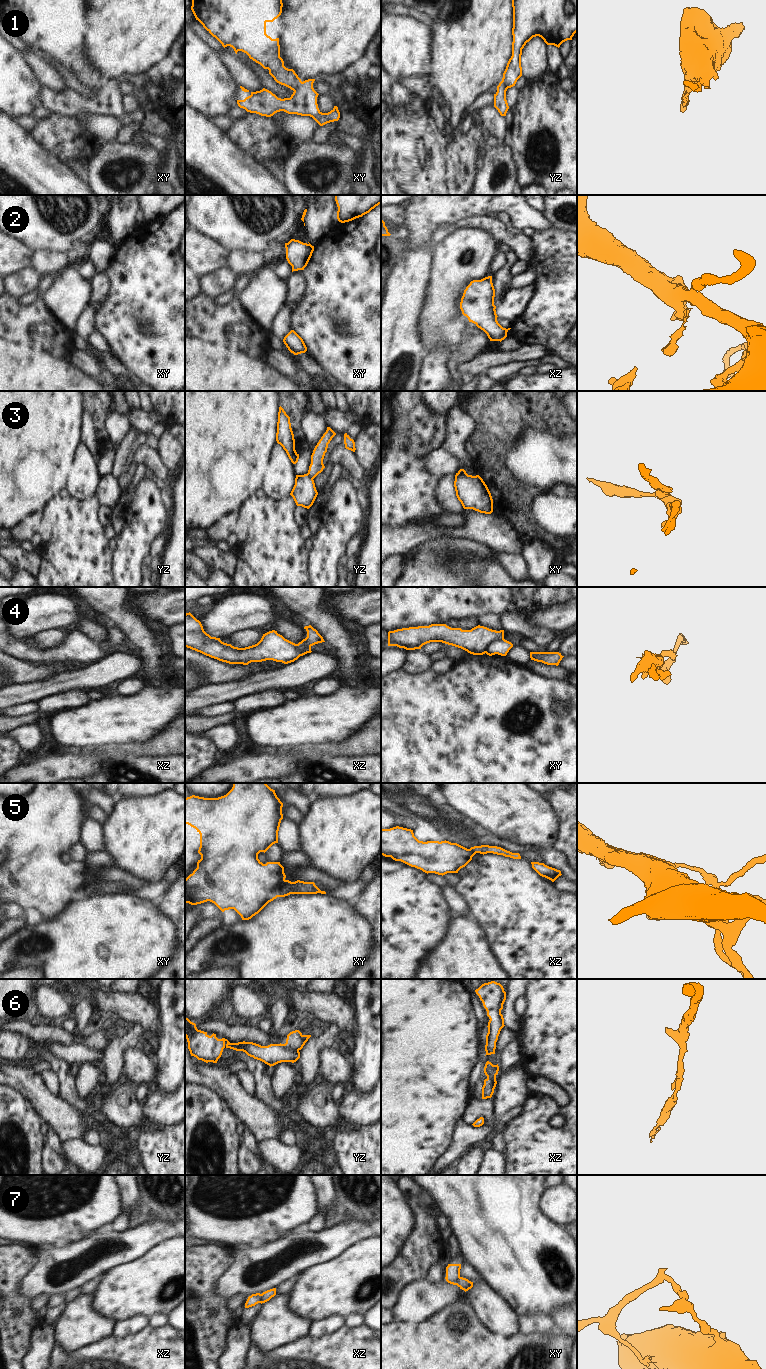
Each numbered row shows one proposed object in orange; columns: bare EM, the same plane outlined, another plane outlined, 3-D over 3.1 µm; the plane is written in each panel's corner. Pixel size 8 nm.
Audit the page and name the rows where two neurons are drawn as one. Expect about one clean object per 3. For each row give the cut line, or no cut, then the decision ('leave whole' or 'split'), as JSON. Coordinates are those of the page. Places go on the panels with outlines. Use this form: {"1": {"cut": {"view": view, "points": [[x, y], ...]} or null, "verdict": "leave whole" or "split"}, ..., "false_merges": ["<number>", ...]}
{"1": {"cut": {"view": "xy", "points": [[301, 81], [294, 91]]}, "verdict": "split"}, "2": {"cut": {"view": "xy", "points": [[308, 244], [313, 248]]}, "verdict": "split"}, "3": {"cut": {"view": "yz", "points": [[307, 473], [313, 478]]}, "verdict": "split"}, "4": {"cut": {"view": "xy", "points": [[503, 637], [490, 642], [484, 652]]}, "verdict": "split"}, "5": {"cut": {"view": "xy", "points": [[284, 879], [274, 889], [277, 896]]}, "verdict": "split"}, "6": {"cut": {"view": "yz", "points": [[283, 1044], [289, 1049], [298, 1051]]}, "verdict": "split"}, "7": {"cut": {"view": "xz", "points": [[260, 1294], [262, 1302]]}, "verdict": "split"}, "false_merges": ["1", "2", "3", "4", "5", "6", "7"]}

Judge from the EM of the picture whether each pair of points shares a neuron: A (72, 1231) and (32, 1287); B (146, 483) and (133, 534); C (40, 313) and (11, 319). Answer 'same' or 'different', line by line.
A: different
B: same
C: same

